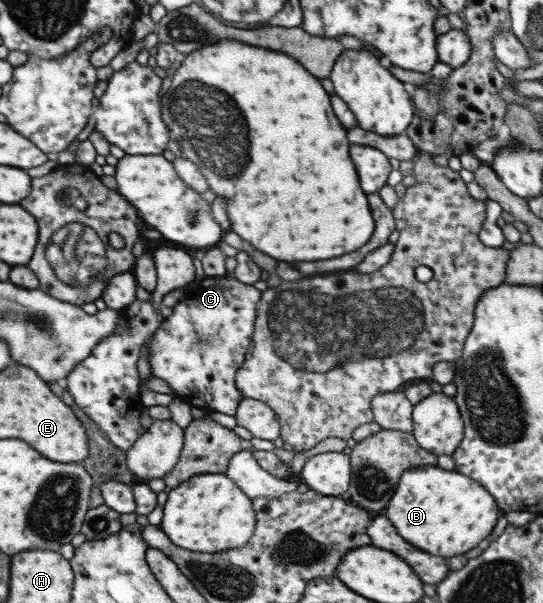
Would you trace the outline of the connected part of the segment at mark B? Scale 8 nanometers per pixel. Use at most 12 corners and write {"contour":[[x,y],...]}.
{"contour":[[441,467],[410,469],[385,509],[431,555],[491,535],[487,489]]}

